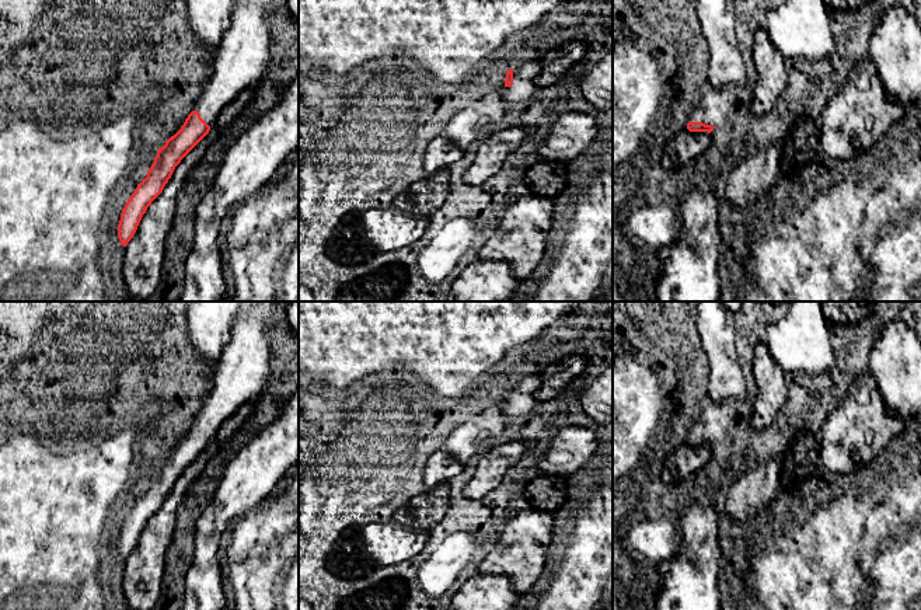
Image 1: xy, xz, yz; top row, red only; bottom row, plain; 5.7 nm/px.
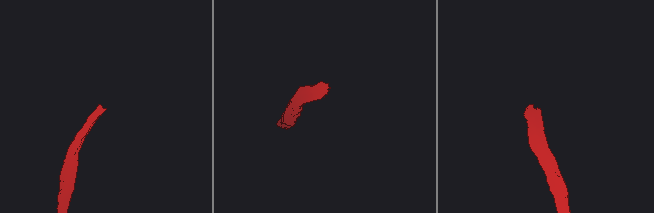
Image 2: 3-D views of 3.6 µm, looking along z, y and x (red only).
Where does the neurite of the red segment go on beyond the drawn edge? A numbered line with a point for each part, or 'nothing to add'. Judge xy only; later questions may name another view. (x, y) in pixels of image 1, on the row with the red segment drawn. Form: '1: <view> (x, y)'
1: xy (241, 59)

